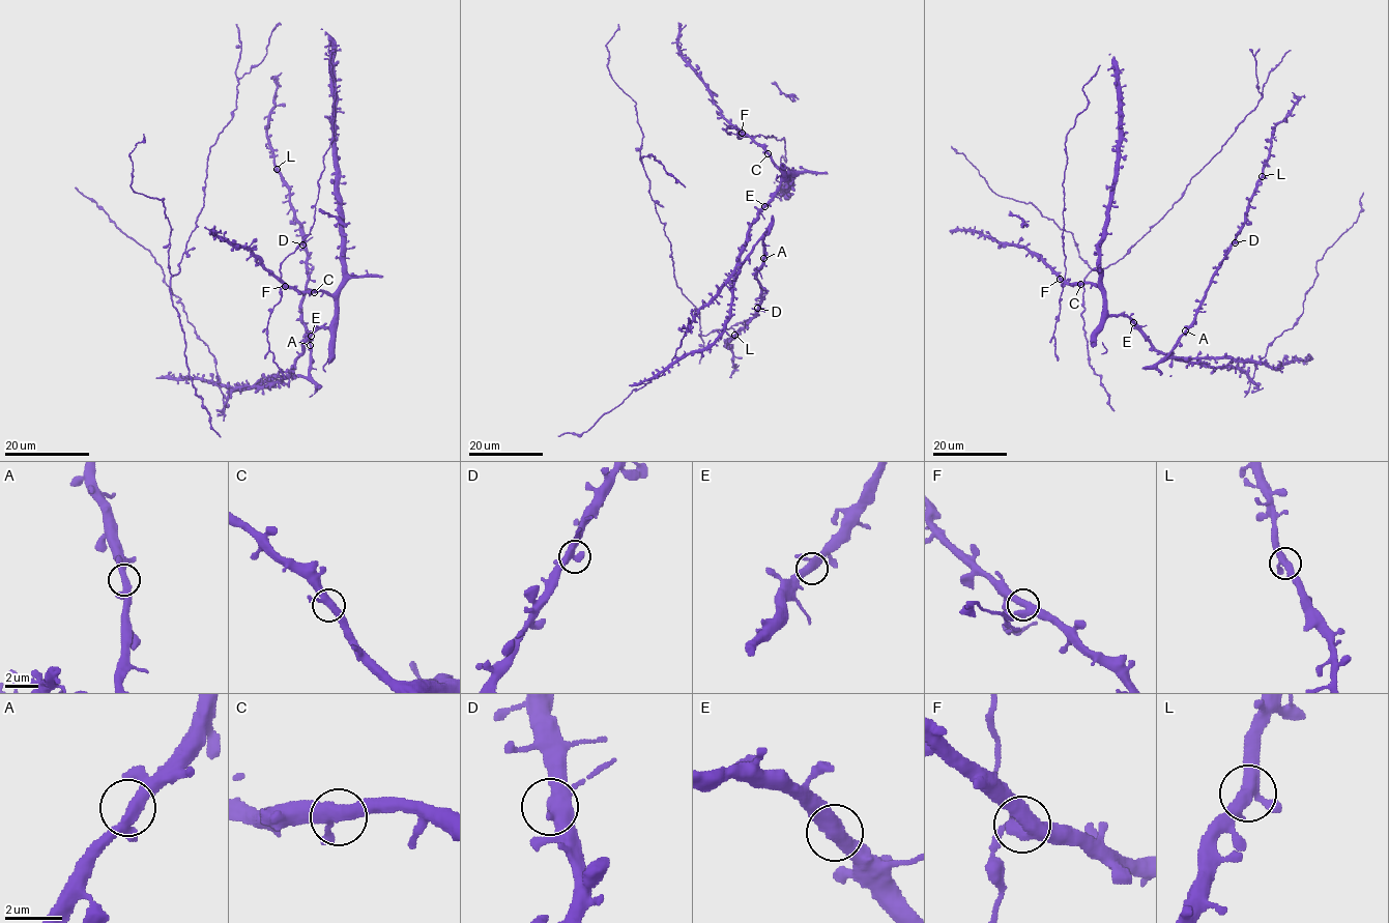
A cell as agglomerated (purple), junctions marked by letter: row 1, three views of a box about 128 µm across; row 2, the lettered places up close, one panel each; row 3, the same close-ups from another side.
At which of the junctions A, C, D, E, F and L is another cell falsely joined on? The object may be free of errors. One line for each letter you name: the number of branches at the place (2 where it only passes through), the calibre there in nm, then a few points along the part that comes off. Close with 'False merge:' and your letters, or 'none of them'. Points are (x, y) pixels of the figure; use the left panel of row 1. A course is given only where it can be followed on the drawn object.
False merge: none of them

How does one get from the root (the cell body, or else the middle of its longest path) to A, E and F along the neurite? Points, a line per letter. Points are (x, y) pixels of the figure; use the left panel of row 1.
A: (302, 243), (307, 253), (307, 289), (301, 301), (301, 319), (310, 345)
E: (302, 243), (307, 289), (301, 319), (310, 346), (310, 370), (307, 377), (283, 379), (311, 336)
F: (302, 243), (307, 377), (283, 379), (301, 345), (331, 325), (335, 299), (324, 291), (285, 286)

